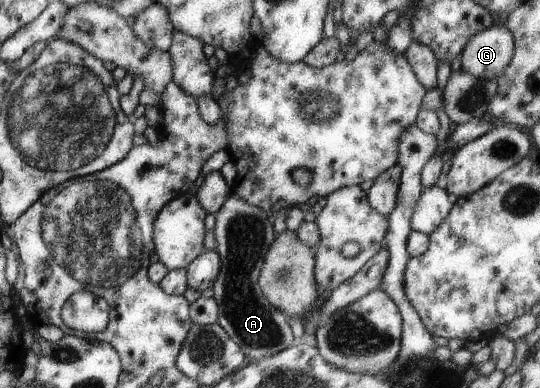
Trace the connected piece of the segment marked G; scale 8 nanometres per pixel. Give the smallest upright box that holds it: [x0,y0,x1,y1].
[460,23,514,83]

